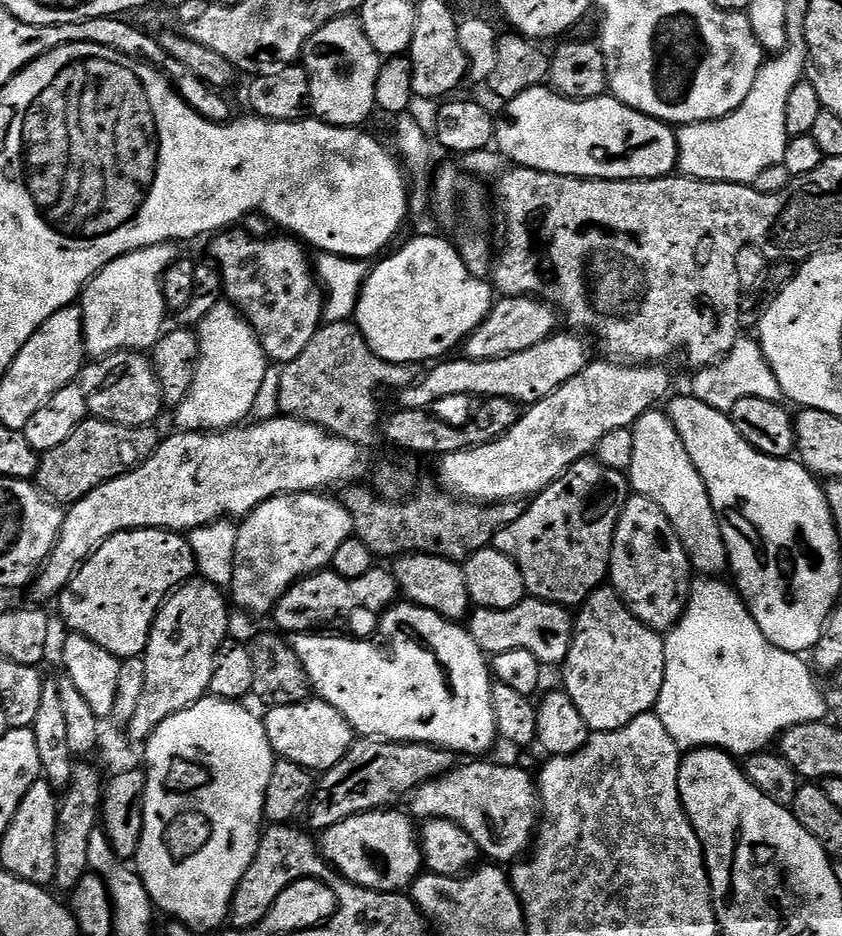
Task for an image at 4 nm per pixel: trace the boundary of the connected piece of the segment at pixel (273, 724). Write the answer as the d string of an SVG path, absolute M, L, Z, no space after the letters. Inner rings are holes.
M309 698L294 706L268 708L265 713L262 719L272 751L279 759L294 762L313 774L323 774L338 766L354 742L354 729L346 717L319 698Z

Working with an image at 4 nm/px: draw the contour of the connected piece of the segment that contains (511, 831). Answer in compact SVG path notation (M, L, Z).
M468 763L472 764L453 767L445 776L434 778L417 788L410 797L411 815L420 822L454 822L466 830L470 838L474 838L481 853L492 859L489 861L500 866L511 865L519 861L534 844L538 813L541 811L537 781L533 773L531 776L524 768L511 768L508 764Z

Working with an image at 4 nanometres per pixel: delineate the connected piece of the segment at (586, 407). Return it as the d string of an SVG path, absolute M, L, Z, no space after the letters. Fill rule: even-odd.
M623 362L604 363L608 364L589 363L577 376L570 378L570 382L558 386L558 390L531 405L505 436L500 436L489 444L479 444L476 448L441 455L439 487L457 498L479 502L485 506L520 502L525 499L523 496L535 498L547 490L566 469L574 466L574 462L591 457L600 439L610 434L610 430L631 428L638 417L657 407L656 400L663 401L669 395L668 387L672 380L664 369L667 367L633 366Z

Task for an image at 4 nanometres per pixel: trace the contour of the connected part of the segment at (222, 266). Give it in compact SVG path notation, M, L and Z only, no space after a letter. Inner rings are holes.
M225 230L215 237L216 240L212 244L212 257L211 263L220 269L220 283L222 285L222 292L231 303L236 305L240 311L240 315L248 321L248 325L256 331L256 337L260 339L260 348L263 350L264 355L268 357L269 361L278 363L277 365L283 366L289 364L294 358L298 358L298 354L302 354L302 350L306 350L306 345L309 344L310 338L314 338L316 329L321 327L322 321L325 319L325 301L326 296L322 291L321 285L318 283L317 277L314 275L313 265L310 263L310 256L306 251L305 245L301 241L293 238L288 234L276 234L273 240L259 240L256 236L251 236L248 232L236 232L240 230Z

